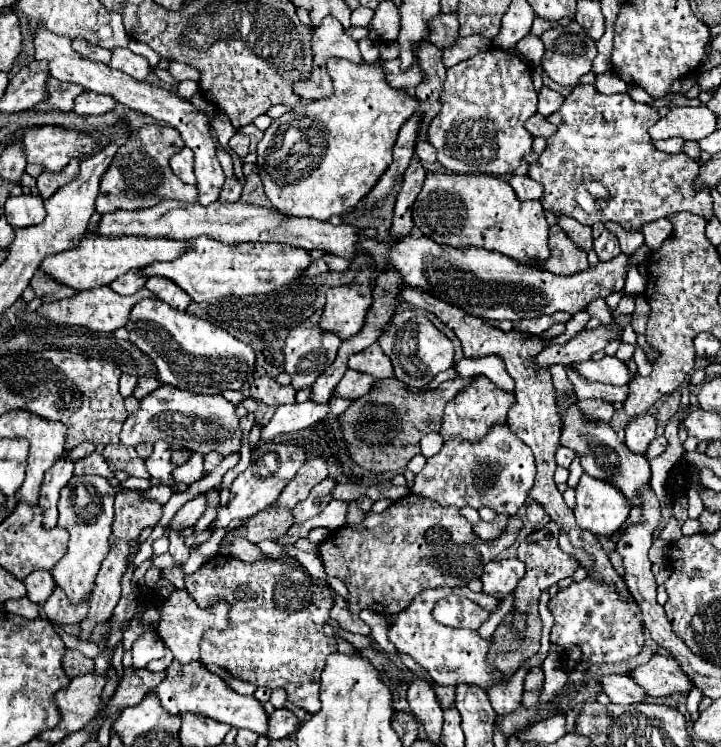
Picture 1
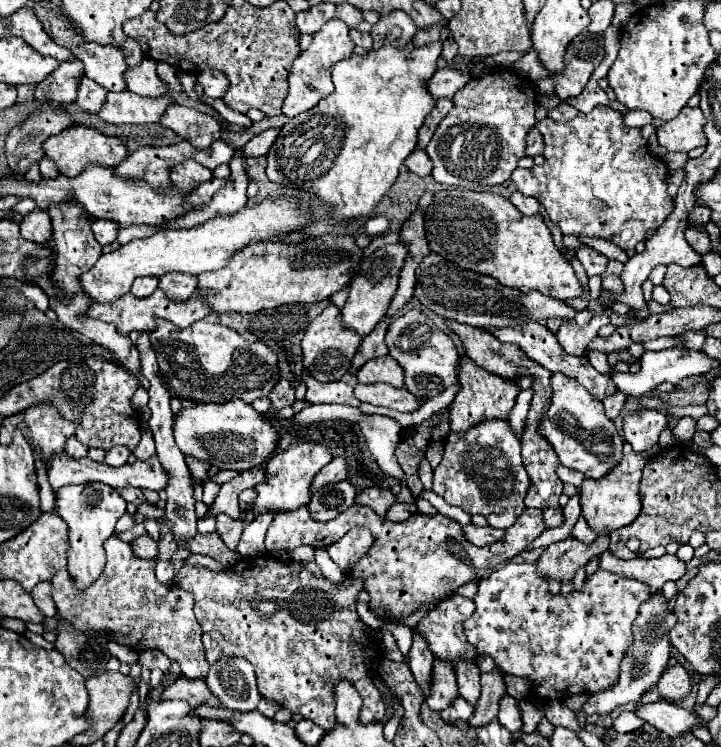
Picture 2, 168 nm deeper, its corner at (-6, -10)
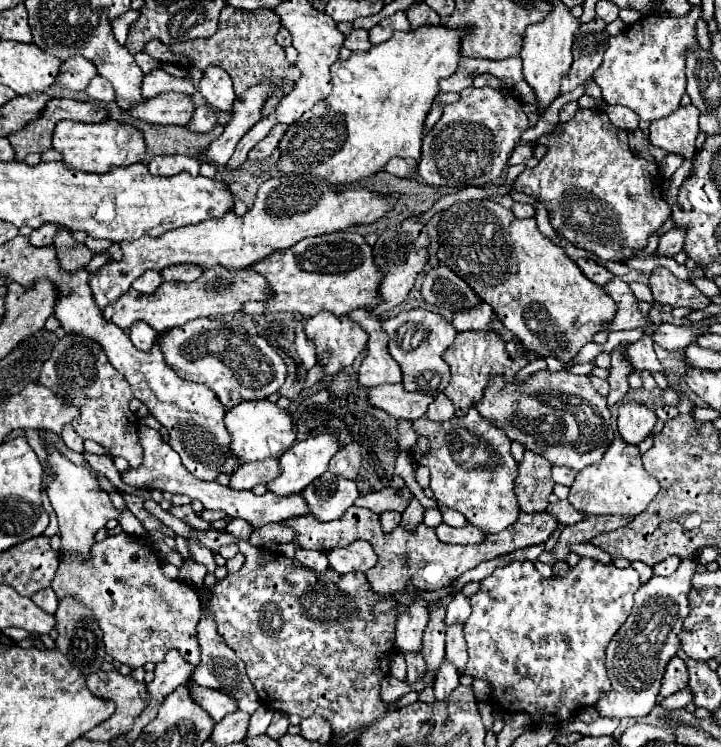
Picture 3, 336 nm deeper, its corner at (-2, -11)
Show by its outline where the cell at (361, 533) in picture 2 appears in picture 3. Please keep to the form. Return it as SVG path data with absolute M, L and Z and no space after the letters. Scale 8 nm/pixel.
M355 540L349 546L333 548L327 552L329 568L337 574L349 574L349 572L367 572L375 566L375 552L369 542Z

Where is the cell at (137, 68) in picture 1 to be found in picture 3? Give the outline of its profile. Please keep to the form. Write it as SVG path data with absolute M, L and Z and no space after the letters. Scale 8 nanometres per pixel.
M157 68L145 74L143 84L141 84L141 96L151 98L163 92L185 92L185 94L195 94L195 86L191 80L185 78L173 78L165 70Z

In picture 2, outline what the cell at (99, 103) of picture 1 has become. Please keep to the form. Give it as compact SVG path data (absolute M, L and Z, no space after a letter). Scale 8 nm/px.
M131 91L121 93L109 93L103 109L99 111L99 117L107 123L159 123L167 107L175 103L169 95L161 97L141 97Z

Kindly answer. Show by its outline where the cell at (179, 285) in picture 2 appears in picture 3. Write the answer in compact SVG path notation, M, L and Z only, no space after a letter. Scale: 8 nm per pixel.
M175 266L175 268L167 268L161 272L163 282L193 282L201 276L201 268L199 266Z

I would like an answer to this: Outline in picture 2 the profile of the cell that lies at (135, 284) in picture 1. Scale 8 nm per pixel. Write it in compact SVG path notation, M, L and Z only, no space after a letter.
M139 277L139 279L135 279L131 293L137 297L147 297L157 289L157 285L159 285L159 279L155 279L155 277Z

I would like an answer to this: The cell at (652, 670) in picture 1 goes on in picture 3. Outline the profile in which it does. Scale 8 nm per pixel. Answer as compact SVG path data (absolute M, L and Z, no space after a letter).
M675 656L669 664L667 664L667 670L665 670L665 676L663 676L663 682L661 682L661 690L659 690L659 696L661 698L667 698L679 690L683 690L687 686L687 666L685 662Z

